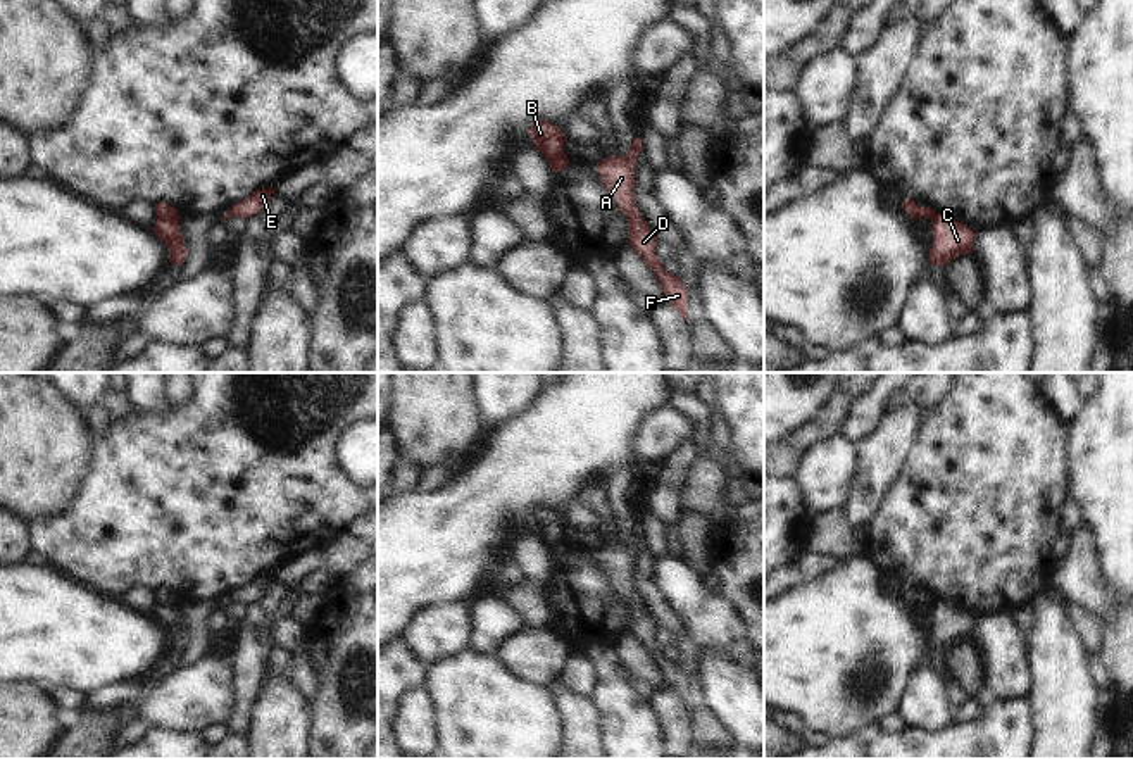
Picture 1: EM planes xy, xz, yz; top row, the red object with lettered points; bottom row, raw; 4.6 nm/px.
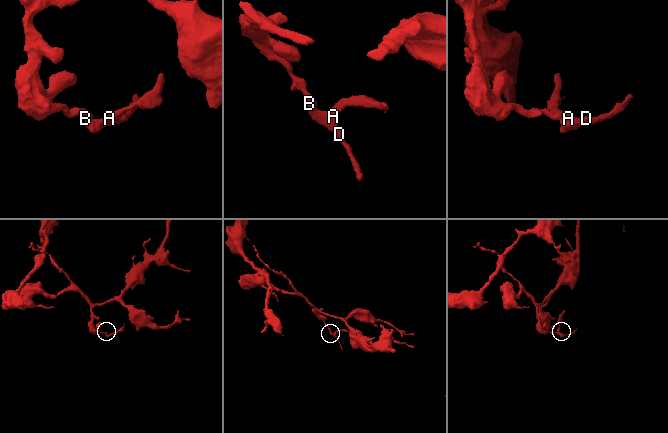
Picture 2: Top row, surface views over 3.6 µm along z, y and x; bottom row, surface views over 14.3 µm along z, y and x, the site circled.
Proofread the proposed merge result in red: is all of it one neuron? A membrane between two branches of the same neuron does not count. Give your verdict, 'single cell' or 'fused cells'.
fused cells

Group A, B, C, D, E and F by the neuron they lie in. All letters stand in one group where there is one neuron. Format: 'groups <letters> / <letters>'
groups A C D E F / B

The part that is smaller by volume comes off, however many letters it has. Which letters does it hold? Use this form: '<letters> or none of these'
A, C, D, E, F

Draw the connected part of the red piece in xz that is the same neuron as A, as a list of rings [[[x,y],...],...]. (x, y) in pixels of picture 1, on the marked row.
[[[635,138],[626,155],[612,155],[597,162],[600,181],[605,185],[610,197],[617,202],[619,210],[628,219],[629,245],[643,259],[643,262],[655,274],[667,302],[686,321],[688,290],[681,279],[662,269],[662,262],[655,257],[654,250],[657,238],[645,224],[638,207],[635,205],[635,169],[636,155],[643,150],[642,138]]]

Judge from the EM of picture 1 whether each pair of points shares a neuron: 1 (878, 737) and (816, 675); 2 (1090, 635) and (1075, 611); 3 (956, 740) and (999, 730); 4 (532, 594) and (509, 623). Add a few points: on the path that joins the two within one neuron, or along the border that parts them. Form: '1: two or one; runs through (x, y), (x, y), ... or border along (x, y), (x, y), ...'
1: two; border along (899, 713), (868, 723), (844, 737), (830, 739)
2: one; runs through (1090, 630), (1080, 616)
3: one; runs through (966, 740), (989, 739)
4: two; border along (511, 602), (525, 627)

